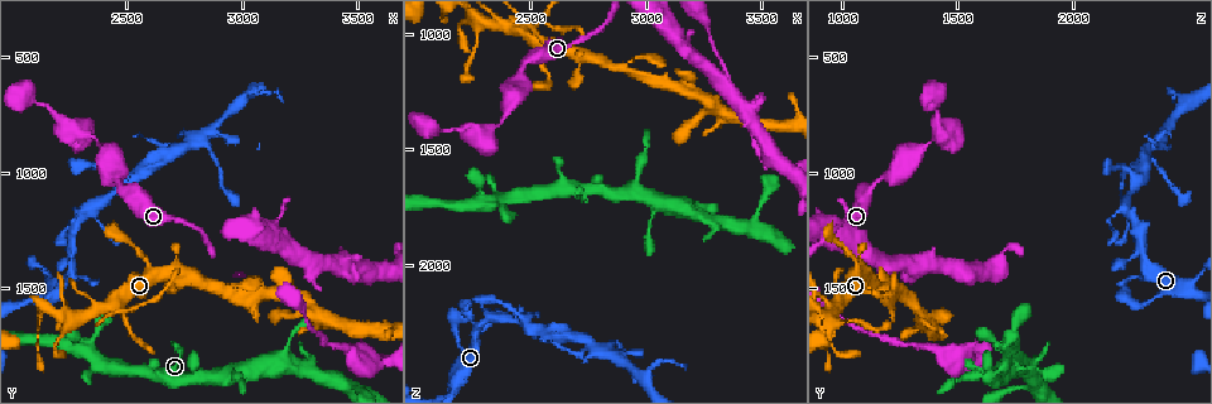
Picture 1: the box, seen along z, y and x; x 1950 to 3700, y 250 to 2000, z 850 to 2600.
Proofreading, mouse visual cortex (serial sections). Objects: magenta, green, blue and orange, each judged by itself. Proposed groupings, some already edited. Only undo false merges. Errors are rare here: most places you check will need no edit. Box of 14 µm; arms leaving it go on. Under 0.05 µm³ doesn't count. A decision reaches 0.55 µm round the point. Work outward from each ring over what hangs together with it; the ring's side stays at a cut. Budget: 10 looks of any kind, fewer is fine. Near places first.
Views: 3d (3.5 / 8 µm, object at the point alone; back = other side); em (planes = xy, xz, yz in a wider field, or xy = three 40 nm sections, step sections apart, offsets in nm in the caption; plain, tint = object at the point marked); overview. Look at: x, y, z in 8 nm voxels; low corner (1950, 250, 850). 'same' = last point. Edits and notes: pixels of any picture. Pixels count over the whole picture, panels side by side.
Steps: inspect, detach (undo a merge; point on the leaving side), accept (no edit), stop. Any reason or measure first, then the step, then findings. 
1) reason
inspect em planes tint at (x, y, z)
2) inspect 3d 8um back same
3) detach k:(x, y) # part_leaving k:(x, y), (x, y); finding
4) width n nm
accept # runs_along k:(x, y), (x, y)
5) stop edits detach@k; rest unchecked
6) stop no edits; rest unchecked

sharp bend
inspect 3d 8um at (2260, 1340, 2290)

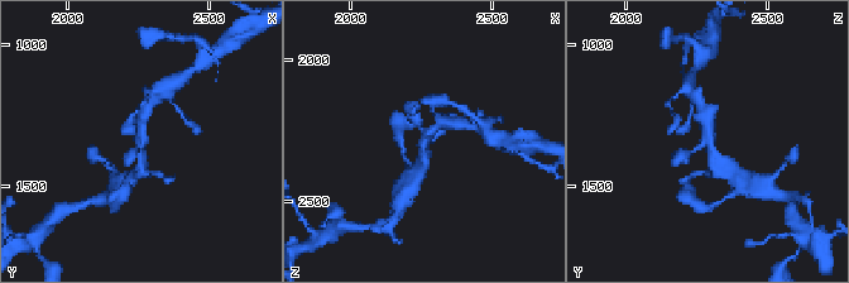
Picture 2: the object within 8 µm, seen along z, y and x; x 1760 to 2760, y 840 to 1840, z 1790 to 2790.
inspect 3d 3.5um at (2250, 1330, 2290)

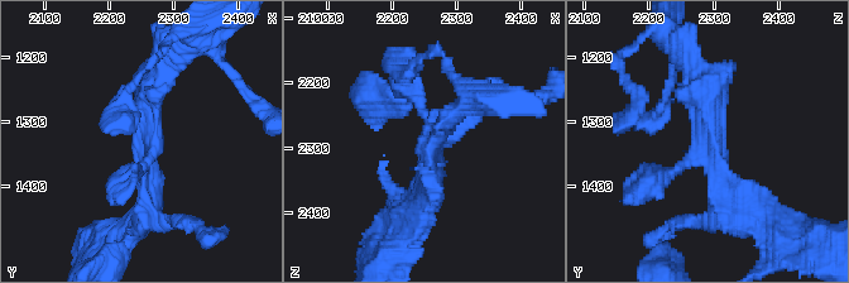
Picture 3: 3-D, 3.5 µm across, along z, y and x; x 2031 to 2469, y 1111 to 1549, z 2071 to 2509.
accept # runs_along 3:(761, 209), (722, 171), (692, 66); one cell here

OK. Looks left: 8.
small branch off a trunk
inspect 3d 8um back at (2770, 870, 2370)

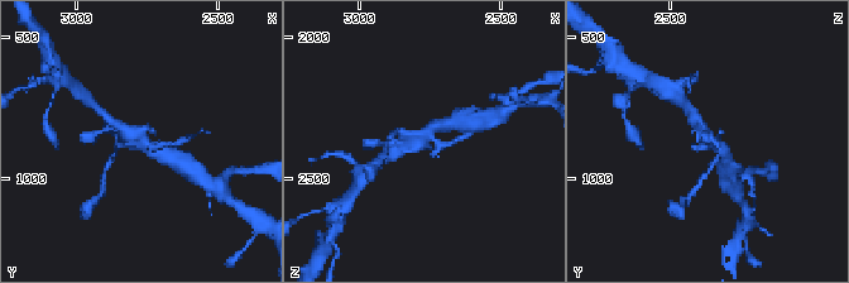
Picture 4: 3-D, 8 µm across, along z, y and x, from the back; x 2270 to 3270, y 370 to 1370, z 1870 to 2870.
inspect 3d 3.5um back at (2770, 860, 2370)

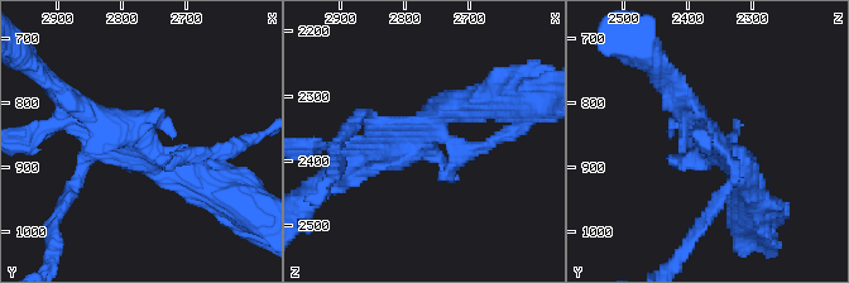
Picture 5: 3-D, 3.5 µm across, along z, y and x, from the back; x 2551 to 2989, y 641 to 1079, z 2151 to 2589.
shape alone is not enough
inspect em xy step 1 tint at (2775, 865, 2365)

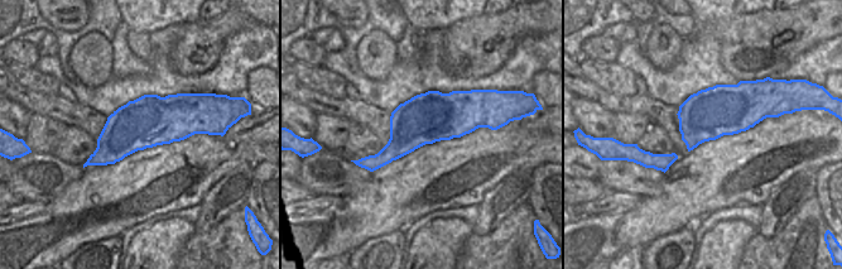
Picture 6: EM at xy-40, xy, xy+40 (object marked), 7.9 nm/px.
accept # runs_along 5:(200, 183), (72, 101); continuous, no second cell

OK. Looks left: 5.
thick turns thin
inspect 3d 3.5um back at (2580, 1360, 1050)

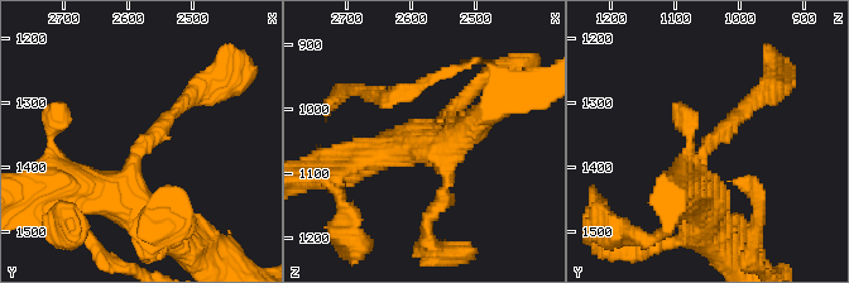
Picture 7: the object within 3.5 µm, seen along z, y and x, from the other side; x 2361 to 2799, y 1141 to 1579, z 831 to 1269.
shape alone is not enough
inspect em xy step 5 tint at (2570, 1365, 1050)

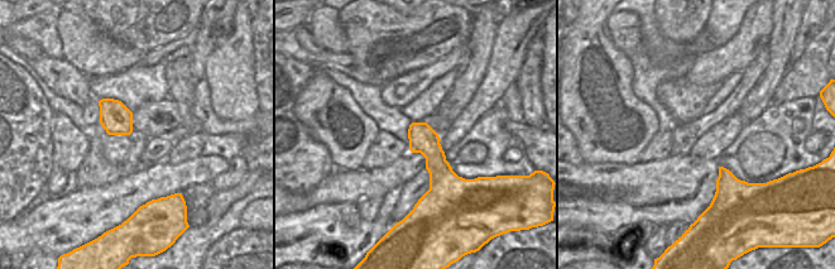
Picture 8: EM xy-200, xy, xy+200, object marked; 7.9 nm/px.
width 220 nm
accept # runs_along 8:(414, 125), (436, 162), (426, 203); continuous, no second cell

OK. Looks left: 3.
thick turns thin
inspect 3d 3.5um back at (2310, 830, 1410)

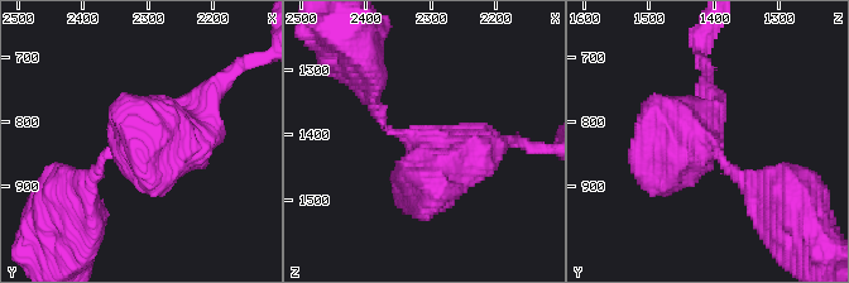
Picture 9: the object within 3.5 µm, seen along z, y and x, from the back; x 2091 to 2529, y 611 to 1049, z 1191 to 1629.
now the EM
inspect em planes tint at (2320, 830, 1415)

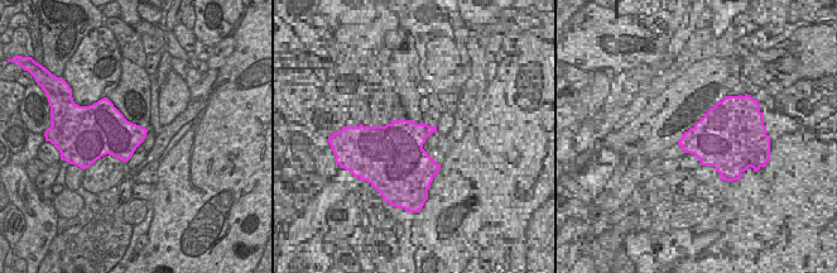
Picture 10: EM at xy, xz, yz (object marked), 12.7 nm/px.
accept # runs_along 9:(96, 172), (124, 140), (182, 129), (212, 90); all the same cell

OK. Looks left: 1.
stop no edits; rest unchecked

